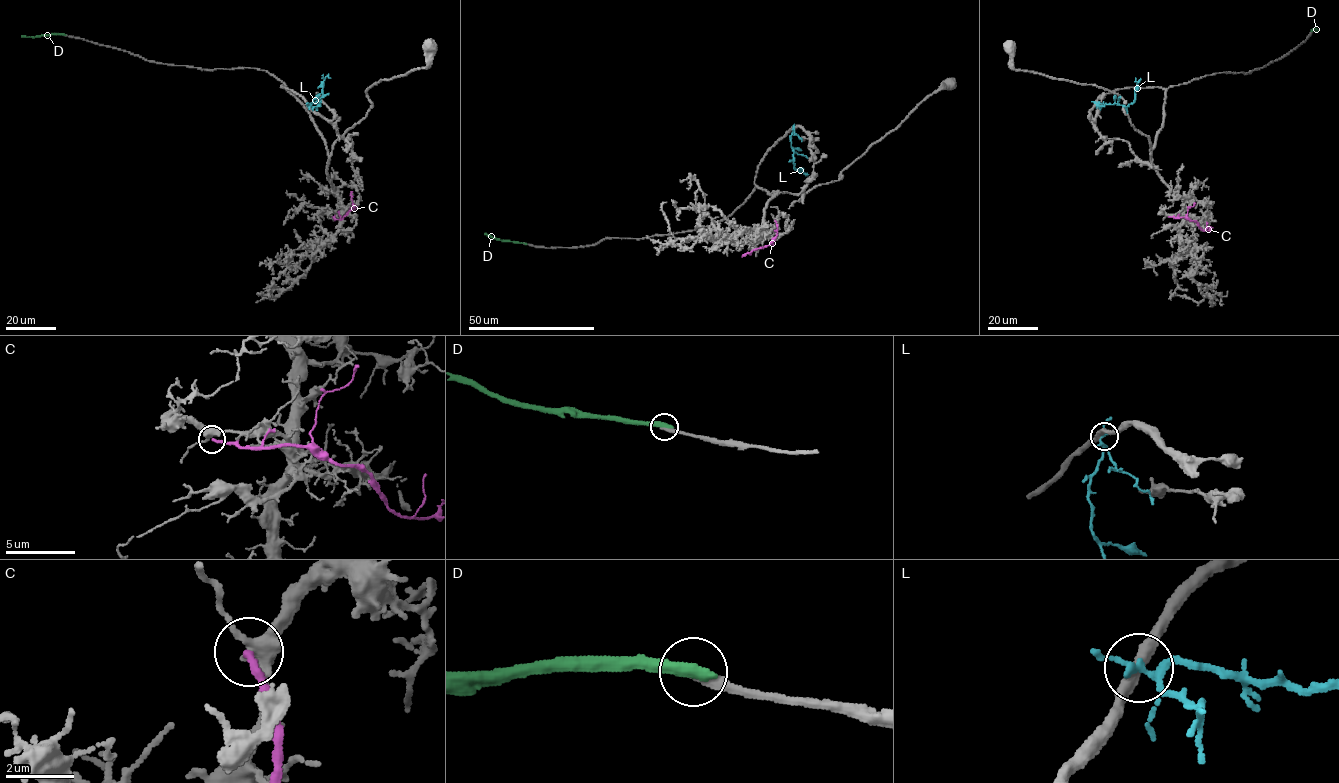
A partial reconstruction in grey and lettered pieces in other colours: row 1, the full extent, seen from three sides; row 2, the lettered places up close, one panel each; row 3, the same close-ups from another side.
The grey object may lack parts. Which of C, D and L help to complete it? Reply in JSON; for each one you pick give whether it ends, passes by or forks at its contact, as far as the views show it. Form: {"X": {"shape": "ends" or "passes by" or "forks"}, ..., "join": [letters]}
{"join": []}

